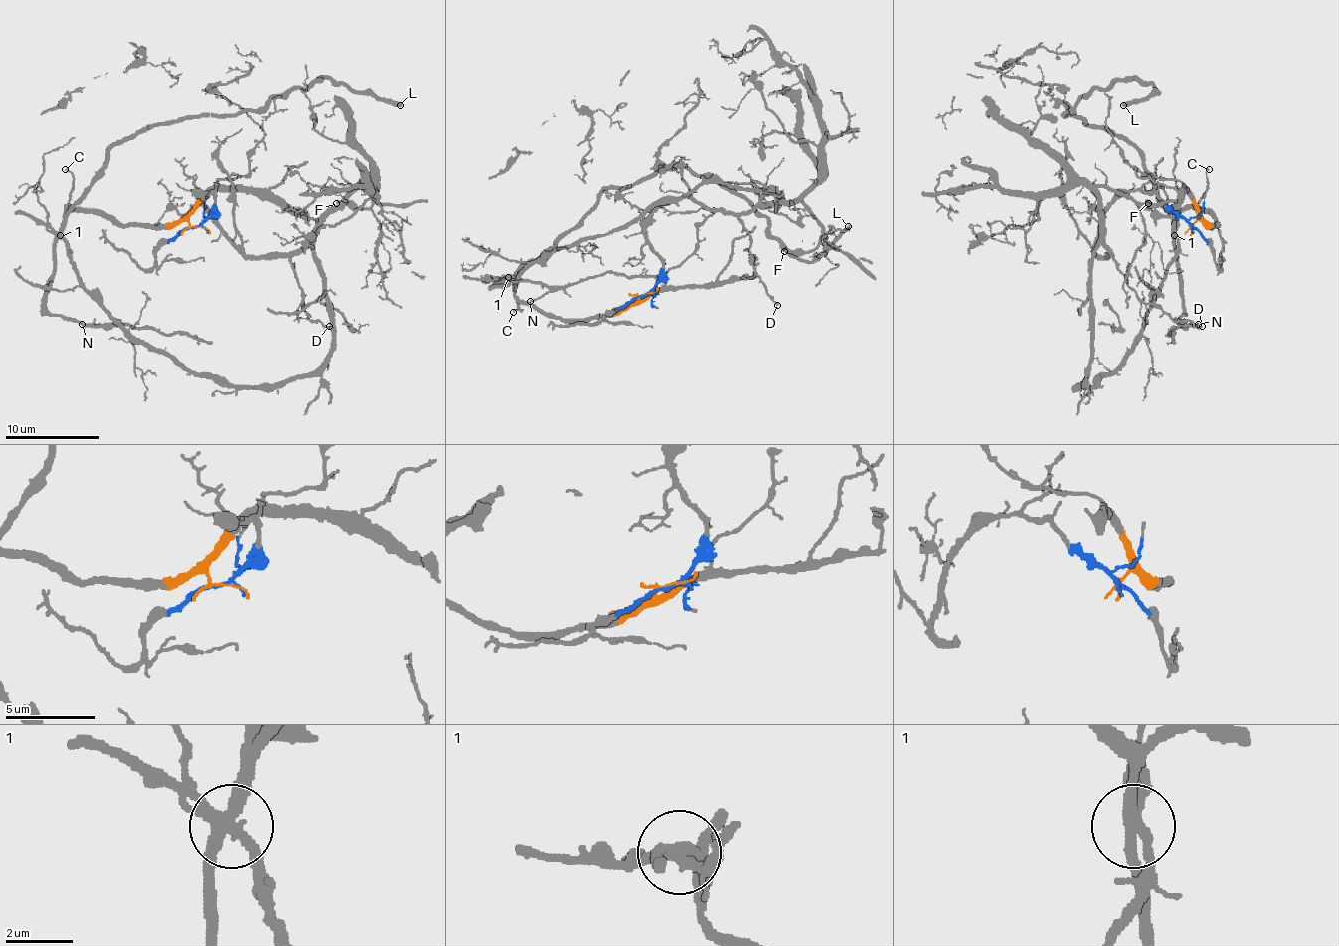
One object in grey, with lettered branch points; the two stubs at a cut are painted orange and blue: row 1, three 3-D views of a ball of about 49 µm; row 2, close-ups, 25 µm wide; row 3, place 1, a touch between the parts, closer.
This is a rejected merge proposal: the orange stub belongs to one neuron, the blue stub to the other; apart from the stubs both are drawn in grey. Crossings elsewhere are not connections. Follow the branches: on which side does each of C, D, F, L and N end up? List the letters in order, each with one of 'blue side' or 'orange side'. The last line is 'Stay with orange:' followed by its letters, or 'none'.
C: orange side
D: blue side
F: blue side
L: orange side
N: orange side
Stay with orange: C, L, N

